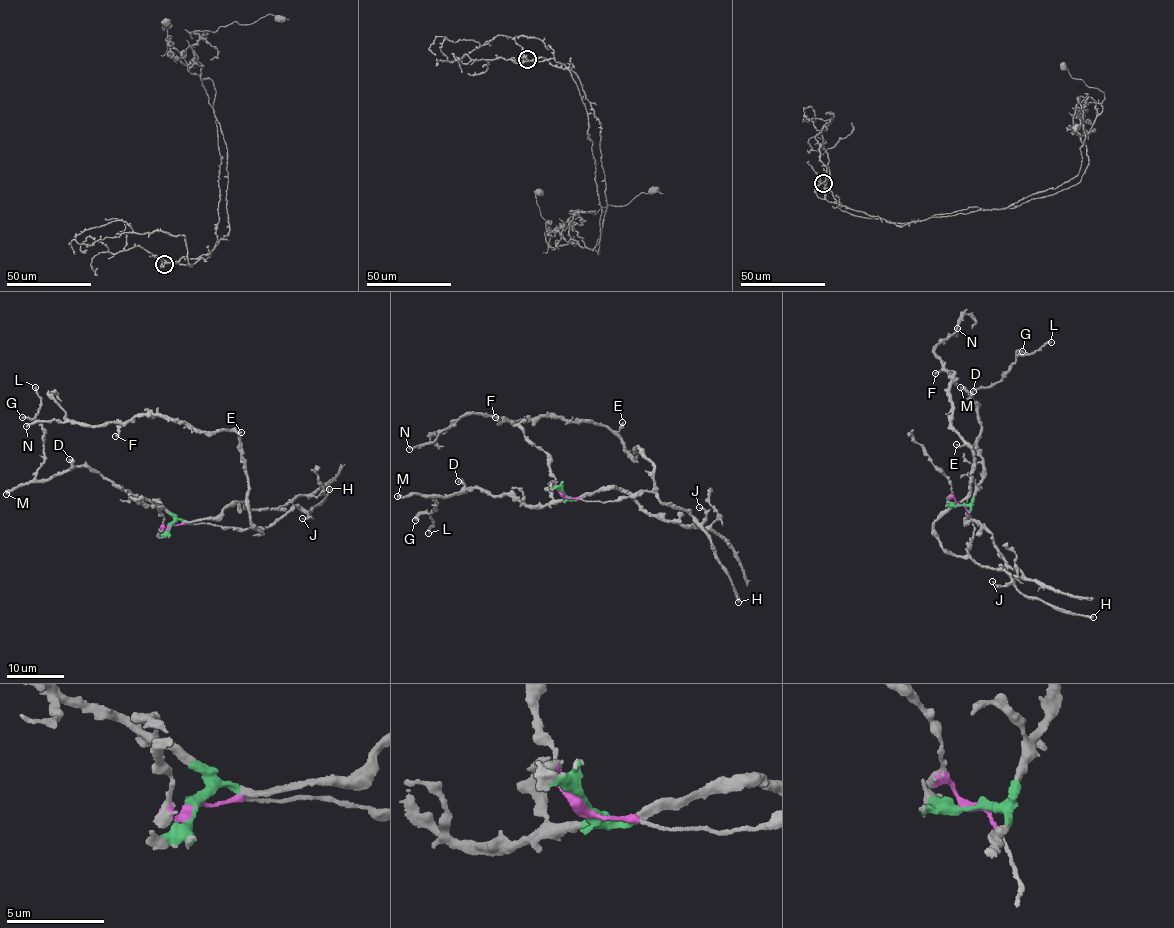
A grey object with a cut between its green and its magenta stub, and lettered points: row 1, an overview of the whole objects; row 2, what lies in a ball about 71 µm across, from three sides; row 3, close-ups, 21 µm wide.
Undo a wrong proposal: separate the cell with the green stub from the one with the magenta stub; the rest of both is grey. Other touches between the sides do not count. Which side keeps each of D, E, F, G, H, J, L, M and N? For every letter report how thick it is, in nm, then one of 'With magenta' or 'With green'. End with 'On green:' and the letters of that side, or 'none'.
D: Thickness 500 nm. With green
E: Thickness 360 nm. With magenta
F: Thickness 340 nm. With magenta
G: Thickness 460 nm. With green
H: Thickness 400 nm. With magenta
J: Thickness 160 nm. With magenta
L: Thickness 300 nm. With green
M: Thickness 360 nm. With green
N: Thickness 360 nm. With magenta
On green: D, G, L, M

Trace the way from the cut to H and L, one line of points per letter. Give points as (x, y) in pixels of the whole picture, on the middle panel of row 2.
H: (565, 494), (608, 502), (653, 492), (661, 500), (691, 515), (711, 542), (738, 603)
L: (565, 494), (567, 499), (529, 506), (475, 488), (428, 495), (435, 505), (427, 513), (433, 523), (428, 533)

